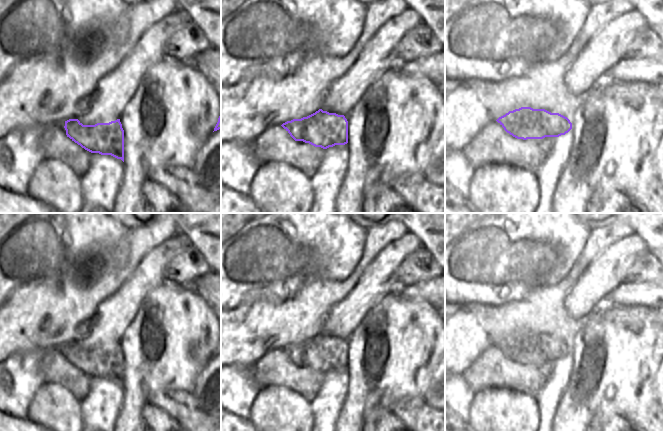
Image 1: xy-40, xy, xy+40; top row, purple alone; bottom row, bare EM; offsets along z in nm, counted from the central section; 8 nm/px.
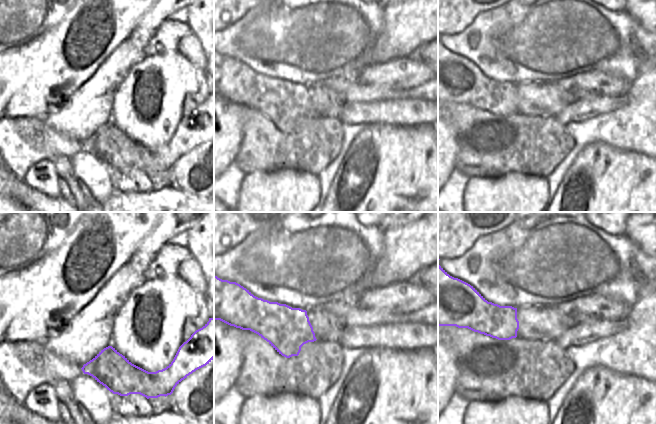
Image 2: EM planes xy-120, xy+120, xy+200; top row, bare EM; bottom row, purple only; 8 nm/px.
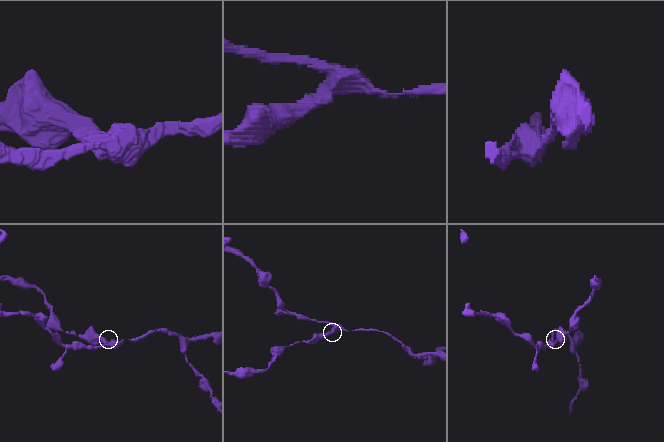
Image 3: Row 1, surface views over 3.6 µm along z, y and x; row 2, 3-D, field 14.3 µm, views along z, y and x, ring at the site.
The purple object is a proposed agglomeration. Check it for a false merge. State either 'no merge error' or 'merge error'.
no merge error

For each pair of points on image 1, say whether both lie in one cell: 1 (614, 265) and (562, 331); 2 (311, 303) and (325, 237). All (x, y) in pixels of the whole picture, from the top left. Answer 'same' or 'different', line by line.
1: different
2: different

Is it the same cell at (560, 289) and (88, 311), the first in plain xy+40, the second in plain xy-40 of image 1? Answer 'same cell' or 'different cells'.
same cell

